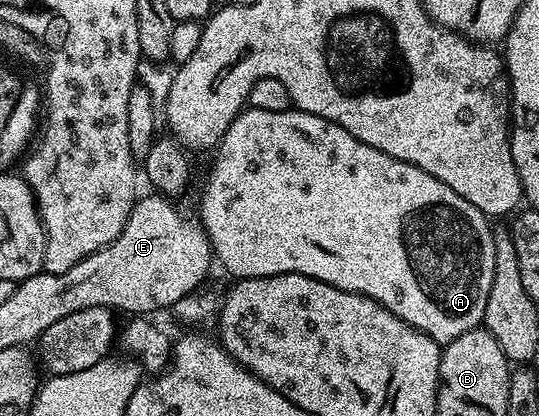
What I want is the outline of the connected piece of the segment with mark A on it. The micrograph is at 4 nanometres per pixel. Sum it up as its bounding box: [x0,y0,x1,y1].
[199,107,495,346]

